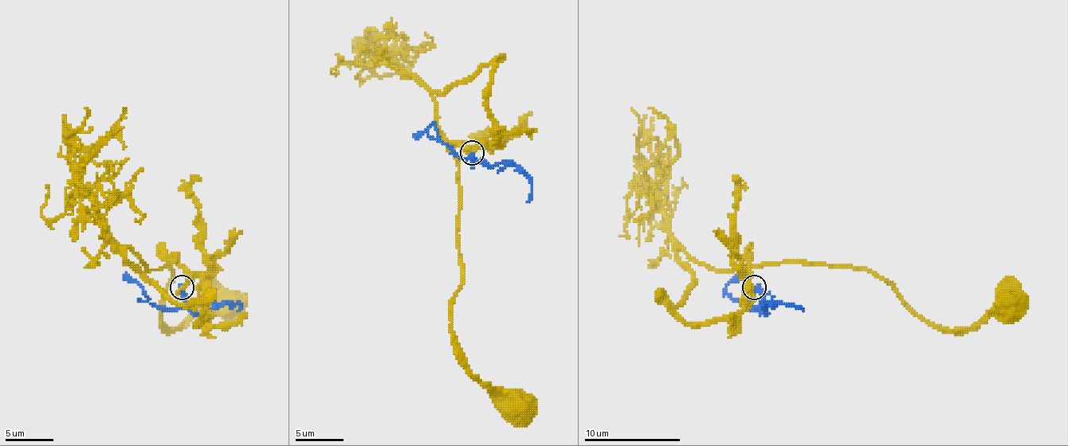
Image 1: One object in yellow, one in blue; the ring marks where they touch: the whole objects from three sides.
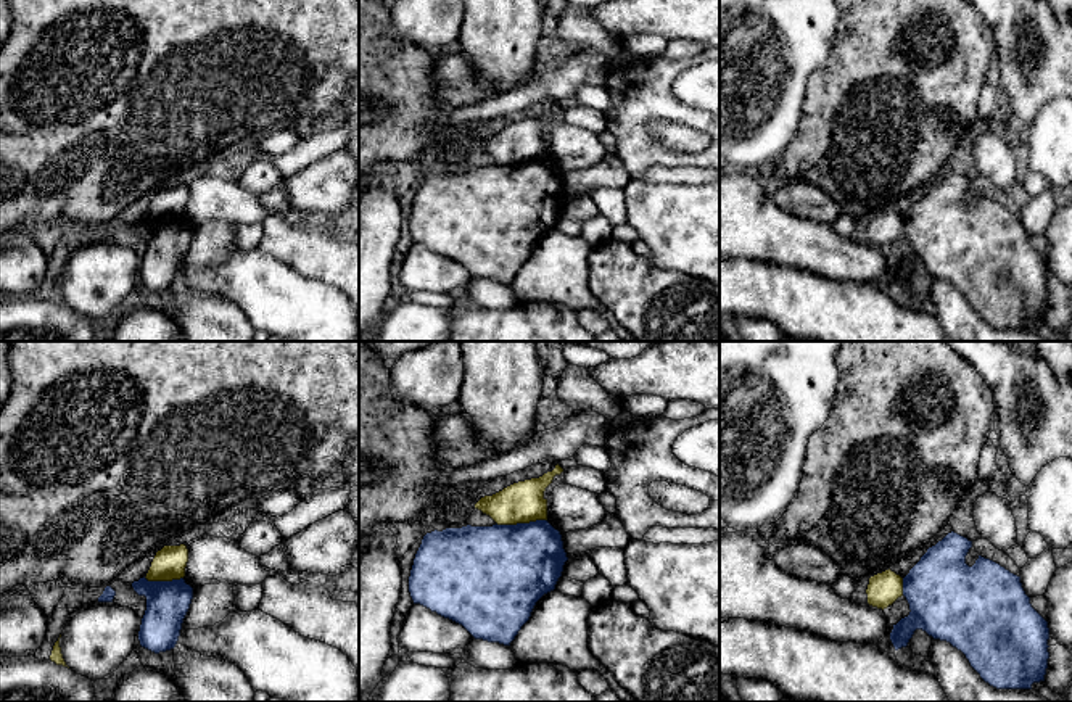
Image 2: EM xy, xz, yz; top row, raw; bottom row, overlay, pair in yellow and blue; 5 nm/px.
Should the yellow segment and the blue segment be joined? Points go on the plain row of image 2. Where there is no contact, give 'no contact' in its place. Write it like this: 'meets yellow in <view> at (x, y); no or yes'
meets yellow in xz at (520, 161); no

